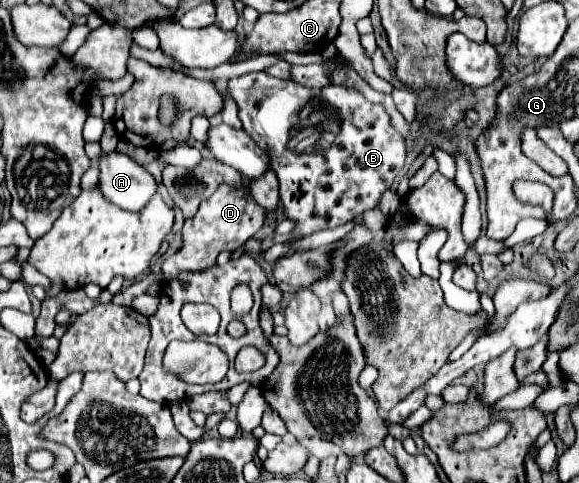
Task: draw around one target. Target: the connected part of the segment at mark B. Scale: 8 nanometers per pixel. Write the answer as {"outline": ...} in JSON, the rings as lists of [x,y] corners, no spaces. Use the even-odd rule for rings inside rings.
{"outline":[[[253,72],[253,74],[245,74],[245,76],[239,76],[239,78],[231,78],[229,80],[229,92],[233,96],[233,100],[237,102],[237,108],[239,108],[239,120],[243,122],[243,130],[251,136],[251,140],[263,150],[267,152],[269,156],[269,162],[271,162],[271,168],[275,170],[277,178],[279,178],[279,198],[281,198],[281,212],[285,218],[293,220],[295,222],[295,228],[291,232],[291,236],[295,240],[299,238],[305,238],[305,236],[311,236],[313,232],[317,230],[325,230],[325,228],[337,228],[349,220],[357,220],[363,212],[367,210],[373,210],[379,206],[381,202],[381,196],[385,190],[391,188],[395,176],[403,170],[405,166],[405,158],[407,158],[407,144],[405,144],[405,138],[393,128],[391,124],[391,118],[387,114],[387,110],[381,106],[381,104],[373,104],[373,102],[367,102],[359,92],[355,92],[353,88],[347,88],[347,86],[337,86],[337,84],[329,84],[325,88],[305,88],[293,80],[281,80],[281,78],[273,78],[265,72]]]}

